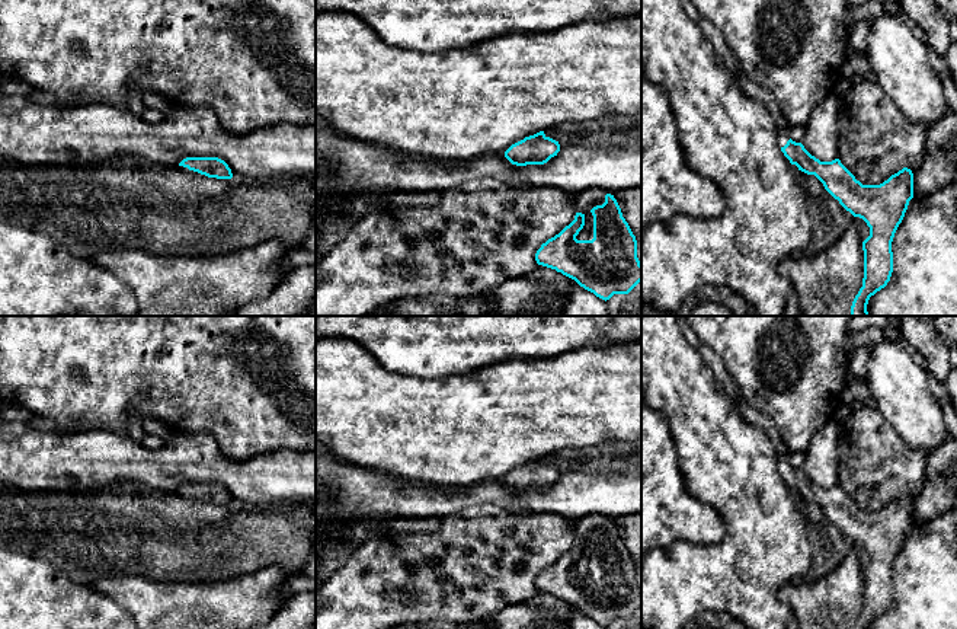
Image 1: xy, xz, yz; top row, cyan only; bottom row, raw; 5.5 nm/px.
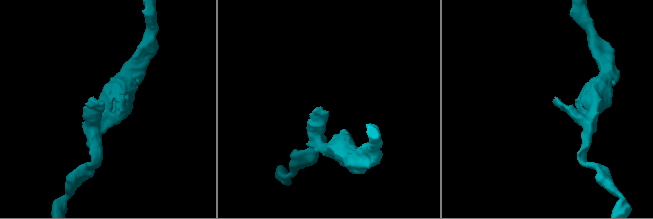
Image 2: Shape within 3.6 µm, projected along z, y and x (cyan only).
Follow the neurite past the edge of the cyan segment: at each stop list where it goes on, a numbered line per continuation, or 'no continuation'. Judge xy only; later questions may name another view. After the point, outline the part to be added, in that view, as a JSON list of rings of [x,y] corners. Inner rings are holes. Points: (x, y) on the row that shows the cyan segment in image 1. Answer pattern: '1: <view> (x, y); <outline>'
no continuation

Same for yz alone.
1: yz (783, 134); [[[777,128],[777,138],[778,138],[778,146],[784,147],[787,141],[790,140],[790,132],[787,128]]]

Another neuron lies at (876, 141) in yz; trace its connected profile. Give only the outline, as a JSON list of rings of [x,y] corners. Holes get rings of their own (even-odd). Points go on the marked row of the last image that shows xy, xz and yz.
[[[874,77],[855,82],[839,99],[839,160],[862,185],[880,185],[903,167],[913,172],[924,160],[929,128],[910,122],[887,98]]]

